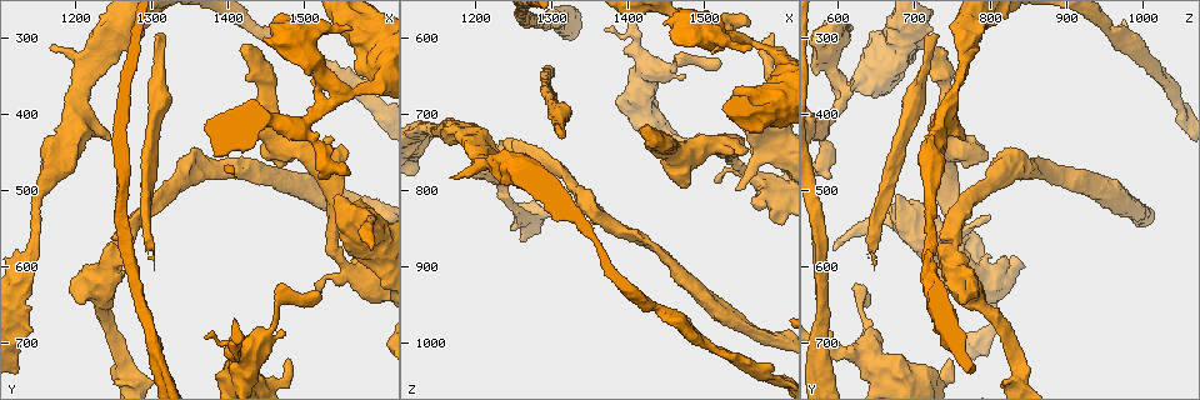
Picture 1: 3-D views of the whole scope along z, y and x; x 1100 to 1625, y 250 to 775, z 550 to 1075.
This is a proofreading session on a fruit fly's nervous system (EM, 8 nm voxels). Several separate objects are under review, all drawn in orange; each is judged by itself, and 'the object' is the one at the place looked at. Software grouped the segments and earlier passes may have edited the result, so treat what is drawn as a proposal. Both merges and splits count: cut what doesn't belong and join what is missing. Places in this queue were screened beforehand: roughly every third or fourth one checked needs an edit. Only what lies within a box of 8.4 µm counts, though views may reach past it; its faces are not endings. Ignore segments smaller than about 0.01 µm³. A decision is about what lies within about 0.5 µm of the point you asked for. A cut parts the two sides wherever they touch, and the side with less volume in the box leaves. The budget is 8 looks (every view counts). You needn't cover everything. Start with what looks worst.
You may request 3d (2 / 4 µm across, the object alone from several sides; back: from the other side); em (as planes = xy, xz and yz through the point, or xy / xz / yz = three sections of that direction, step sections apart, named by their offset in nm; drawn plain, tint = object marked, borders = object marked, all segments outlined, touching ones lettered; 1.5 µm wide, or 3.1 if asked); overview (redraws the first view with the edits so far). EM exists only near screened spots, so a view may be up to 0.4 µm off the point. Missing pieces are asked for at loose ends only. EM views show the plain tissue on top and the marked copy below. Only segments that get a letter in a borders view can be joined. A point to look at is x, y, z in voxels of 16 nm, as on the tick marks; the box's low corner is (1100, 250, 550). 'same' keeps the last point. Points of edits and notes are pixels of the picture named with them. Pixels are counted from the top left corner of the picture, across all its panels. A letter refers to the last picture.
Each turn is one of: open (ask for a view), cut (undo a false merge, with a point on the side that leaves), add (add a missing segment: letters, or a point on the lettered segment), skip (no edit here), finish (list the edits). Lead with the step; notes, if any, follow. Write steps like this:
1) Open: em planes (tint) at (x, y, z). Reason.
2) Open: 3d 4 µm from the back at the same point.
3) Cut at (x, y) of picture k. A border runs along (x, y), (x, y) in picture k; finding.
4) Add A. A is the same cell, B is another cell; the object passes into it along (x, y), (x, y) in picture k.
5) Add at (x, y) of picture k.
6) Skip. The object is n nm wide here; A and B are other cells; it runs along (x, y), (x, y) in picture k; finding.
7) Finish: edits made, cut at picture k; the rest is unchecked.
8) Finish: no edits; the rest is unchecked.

Open: 3d 4 µm at (1520, 635, 635). Branch stops here.

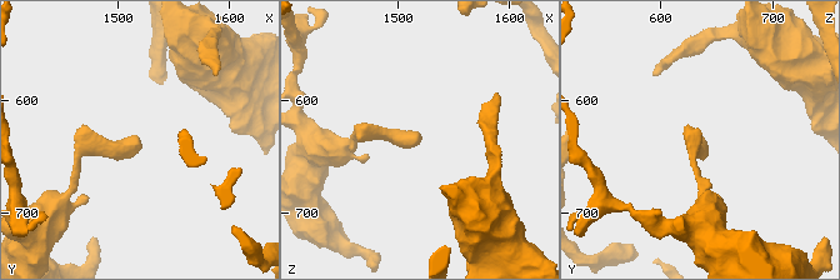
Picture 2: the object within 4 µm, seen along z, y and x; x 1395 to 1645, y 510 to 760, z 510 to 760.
Open: em yz step 8 (borders) at (1518, 630, 632).

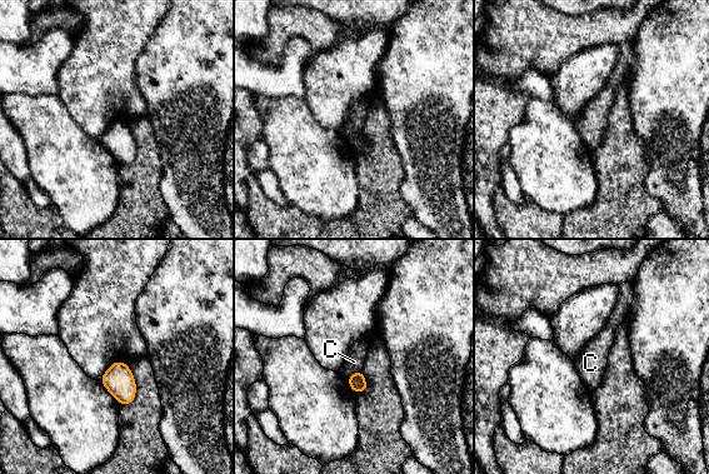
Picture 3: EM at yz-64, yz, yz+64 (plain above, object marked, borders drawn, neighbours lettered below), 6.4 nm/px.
Open: em xz step 4 (borders) at the same point. Cut it another way.

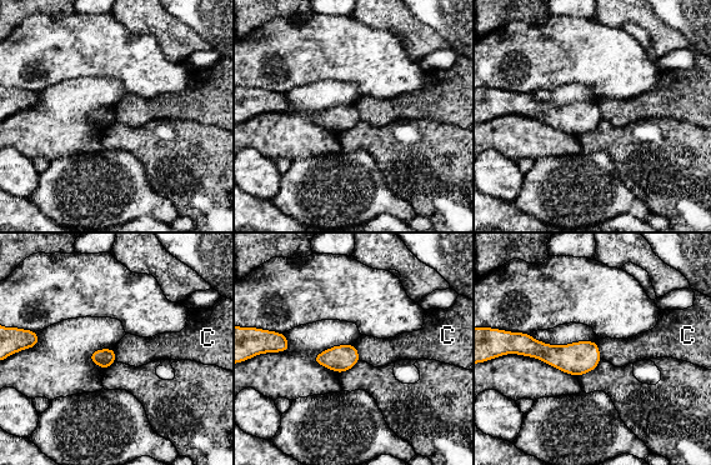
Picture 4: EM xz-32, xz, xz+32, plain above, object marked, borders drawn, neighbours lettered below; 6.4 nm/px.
Skip. The longest contact is with C, 120 nm; C is another cell; a border runs along (354, 344), (360, 360) in picture 4; no lettered segment goes on from it.

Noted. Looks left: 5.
Open: 3d 4 µm at (1520, 630, 785). Free end.

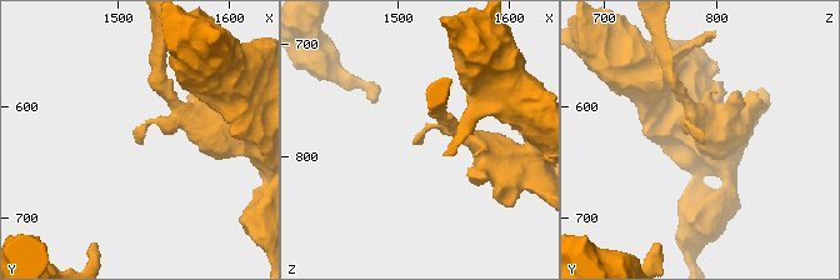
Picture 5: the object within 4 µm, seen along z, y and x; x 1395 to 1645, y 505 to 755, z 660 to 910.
Open: em xy step 8 (borders) at (1520, 634, 788). Shape alone is not enough.

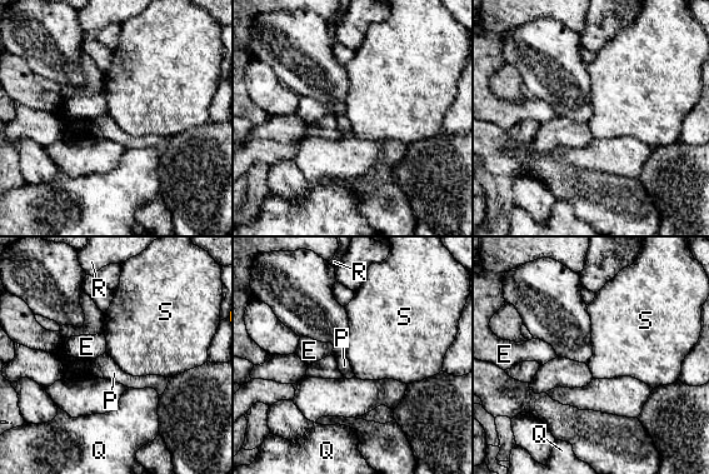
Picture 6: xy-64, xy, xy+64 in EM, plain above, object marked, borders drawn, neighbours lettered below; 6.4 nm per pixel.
Open: em planes (borders) at the same point.

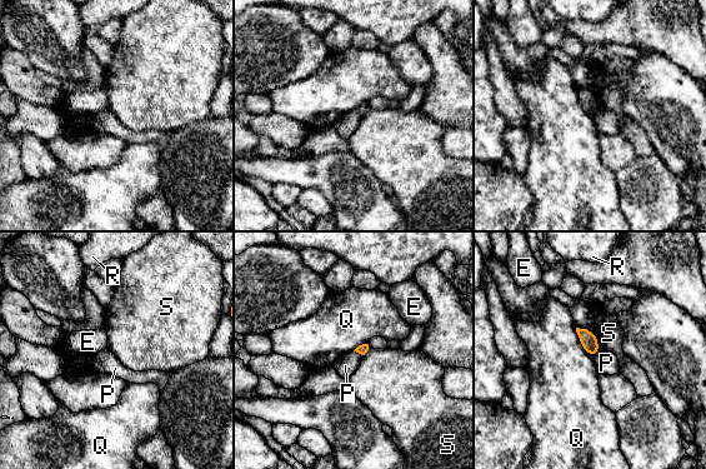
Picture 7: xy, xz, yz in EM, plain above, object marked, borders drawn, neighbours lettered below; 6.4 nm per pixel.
Skip. E, P, Q, R and S are other cells; a border runs along (575, 328), (581, 347), (592, 357) in picture 7; no lettered segment goes on from it.

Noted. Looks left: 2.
Open: 3d 2 µm from the back at (1205, 390, 750). Arms part here.

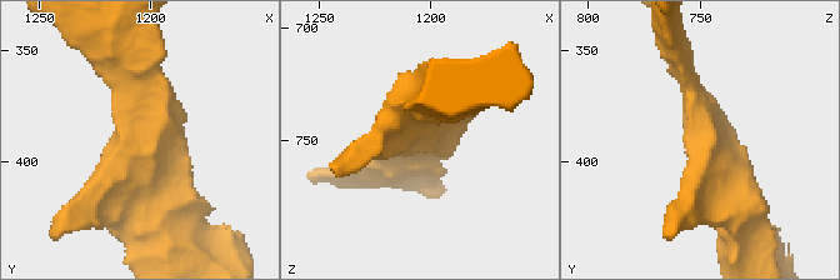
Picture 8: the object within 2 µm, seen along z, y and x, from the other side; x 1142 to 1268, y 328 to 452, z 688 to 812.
Open: em planes (borders) at (1204, 390, 749). 3 arms meet here; the arms are 180, 240, 360 nm wide; now the EM.

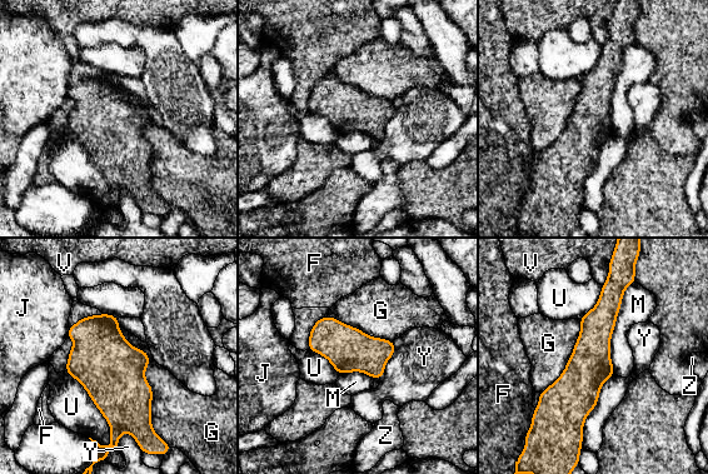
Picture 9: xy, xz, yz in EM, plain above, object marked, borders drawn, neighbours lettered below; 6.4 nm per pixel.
Skip. The longest contact is with G, 750 nm; F, G, J, M, U, V, Y and Z are other cells; all the same cell.

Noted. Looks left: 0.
Finish: no edits; the rest is unchecked.

